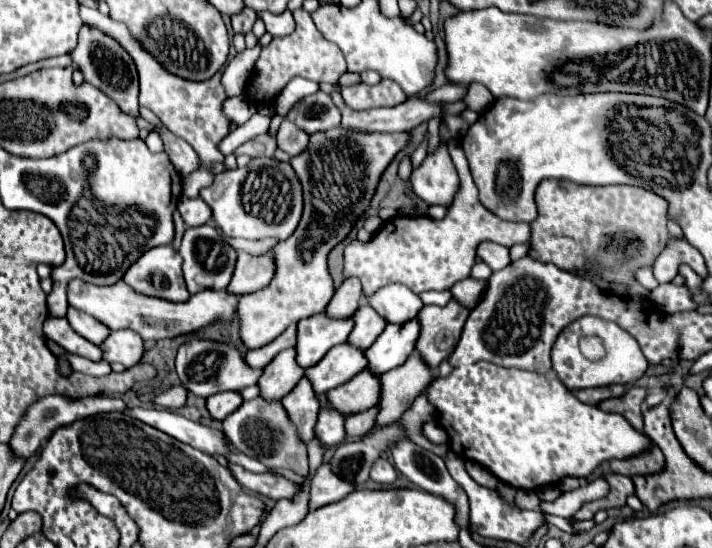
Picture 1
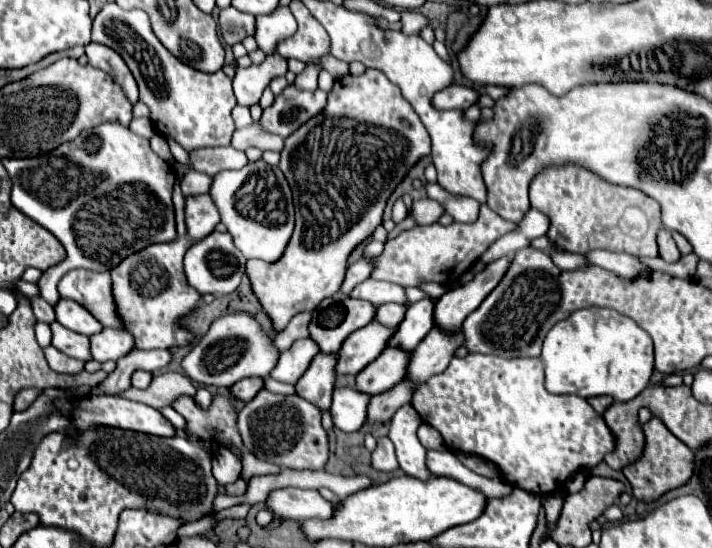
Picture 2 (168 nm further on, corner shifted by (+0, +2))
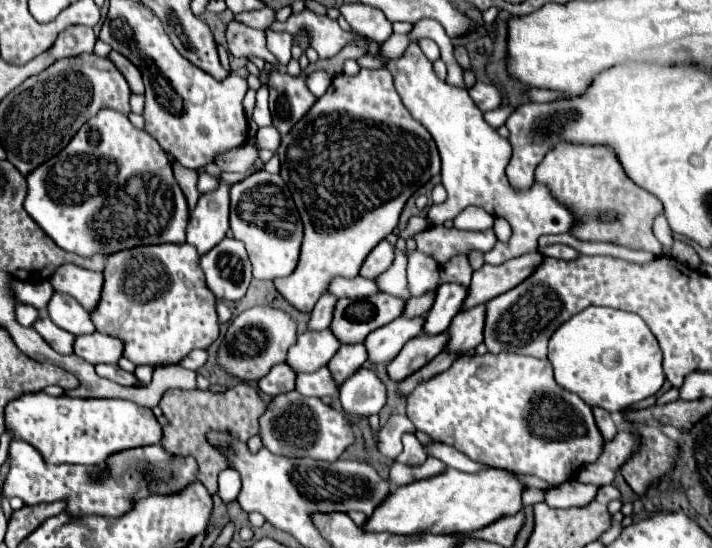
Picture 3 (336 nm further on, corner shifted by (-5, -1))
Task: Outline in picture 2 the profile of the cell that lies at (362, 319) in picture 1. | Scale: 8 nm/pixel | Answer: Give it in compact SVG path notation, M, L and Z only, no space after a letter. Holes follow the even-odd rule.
M395 303L379 305L373 321L381 323L381 325L385 325L385 327L389 327L389 329L393 329L393 327L397 327L397 325L401 323L401 319L403 319L403 315L405 315L405 309L407 309L407 307L395 305Z

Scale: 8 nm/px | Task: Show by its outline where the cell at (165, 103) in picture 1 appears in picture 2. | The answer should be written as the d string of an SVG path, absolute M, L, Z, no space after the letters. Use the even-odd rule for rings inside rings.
M107 3L93 19L91 41L115 49L125 59L139 85L139 101L149 107L151 121L159 135L173 137L185 151L227 147L231 143L231 135L235 131L231 109L237 105L231 79L223 71L207 75L183 65L163 49L149 27L149 17L143 11L125 11L115 3Z

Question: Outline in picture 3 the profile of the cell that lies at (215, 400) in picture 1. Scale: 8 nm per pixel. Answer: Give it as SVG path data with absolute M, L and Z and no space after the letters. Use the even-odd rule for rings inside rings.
M286 362L276 364L264 378L260 378L258 386L268 396L278 396L278 394L290 392L296 388L296 372Z

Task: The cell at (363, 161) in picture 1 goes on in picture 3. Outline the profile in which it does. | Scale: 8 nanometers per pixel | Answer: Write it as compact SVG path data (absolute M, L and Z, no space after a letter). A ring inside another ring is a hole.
M364 68L356 76L348 76L344 72L336 74L332 78L332 84L326 90L326 94L314 102L310 112L306 112L306 116L302 120L298 120L298 124L294 124L294 128L286 136L282 136L280 146L278 146L278 158L280 158L280 176L282 176L282 180L286 180L292 196L294 196L296 208L300 212L300 218L304 222L304 242L302 242L302 252L300 252L300 262L298 262L298 268L294 270L294 274L290 274L286 278L278 278L278 280L274 280L274 284L276 284L278 292L292 306L296 306L302 312L310 312L314 308L318 298L328 290L328 284L330 284L332 278L336 278L336 276L344 276L344 278L358 276L358 270L360 270L362 262L366 260L366 256L370 254L370 250L378 242L382 242L388 234L392 234L392 230L398 226L398 220L400 220L400 214L402 214L402 208L404 208L406 200L412 194L416 194L432 176L440 174L440 154L438 154L436 142L430 136L430 132L418 120L414 120L410 116L410 112L406 110L406 106L402 104L398 92L394 88L394 80L392 80L392 74L390 74L388 68L378 68L378 70L366 70Z

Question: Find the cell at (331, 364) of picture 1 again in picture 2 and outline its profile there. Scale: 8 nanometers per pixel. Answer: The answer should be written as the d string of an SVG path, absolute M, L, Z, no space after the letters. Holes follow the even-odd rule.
M369 323L359 331L353 331L337 351L337 375L357 375L367 367L379 353L385 349L387 339L393 335L393 329L387 329L377 323Z

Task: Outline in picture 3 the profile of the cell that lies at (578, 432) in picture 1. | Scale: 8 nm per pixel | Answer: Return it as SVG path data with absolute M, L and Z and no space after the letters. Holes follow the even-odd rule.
M522 354L462 356L446 372L418 384L408 396L408 418L432 440L448 444L474 462L506 468L518 474L534 474L554 486L570 480L584 464L594 462L602 452L602 436L594 424L592 408L572 392L558 388L552 378L552 364Z

